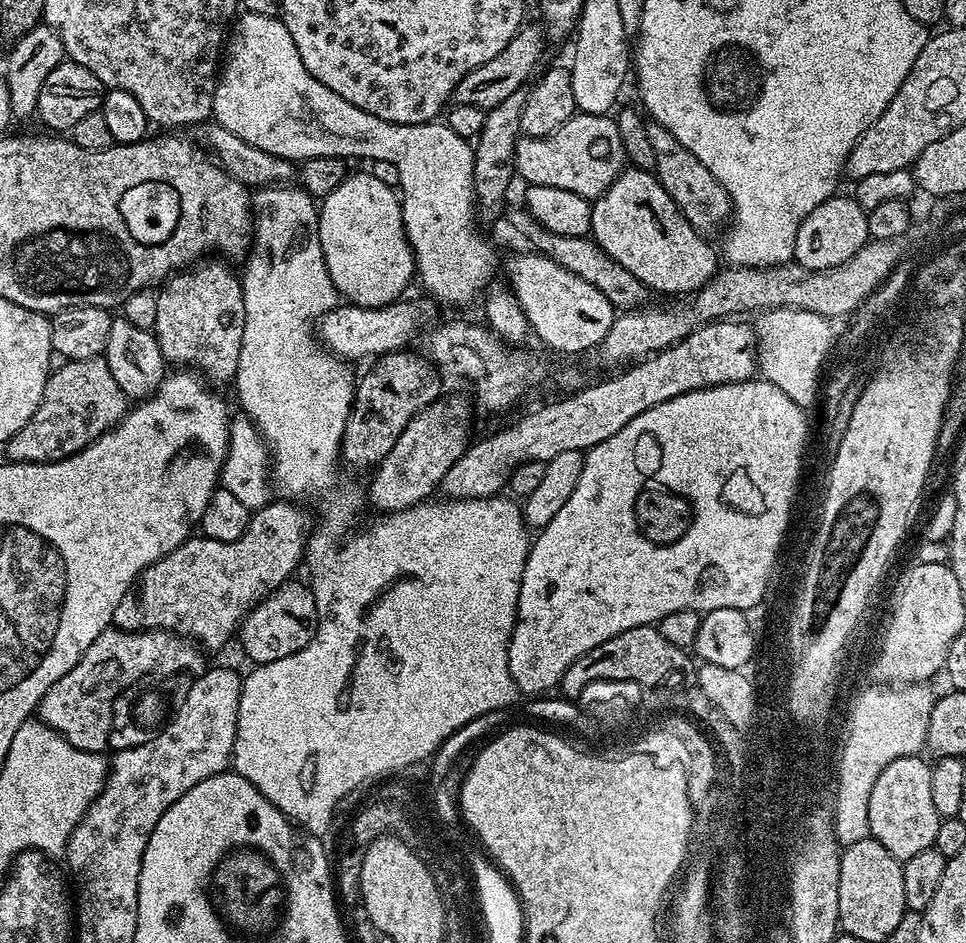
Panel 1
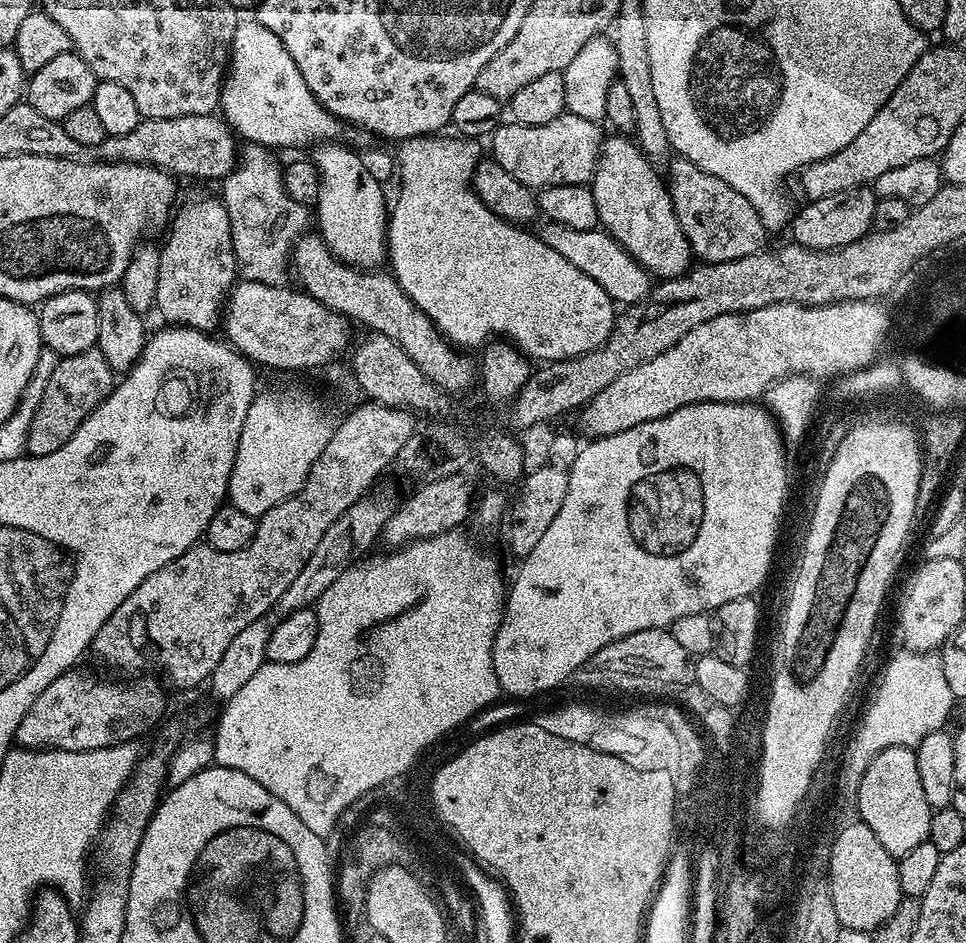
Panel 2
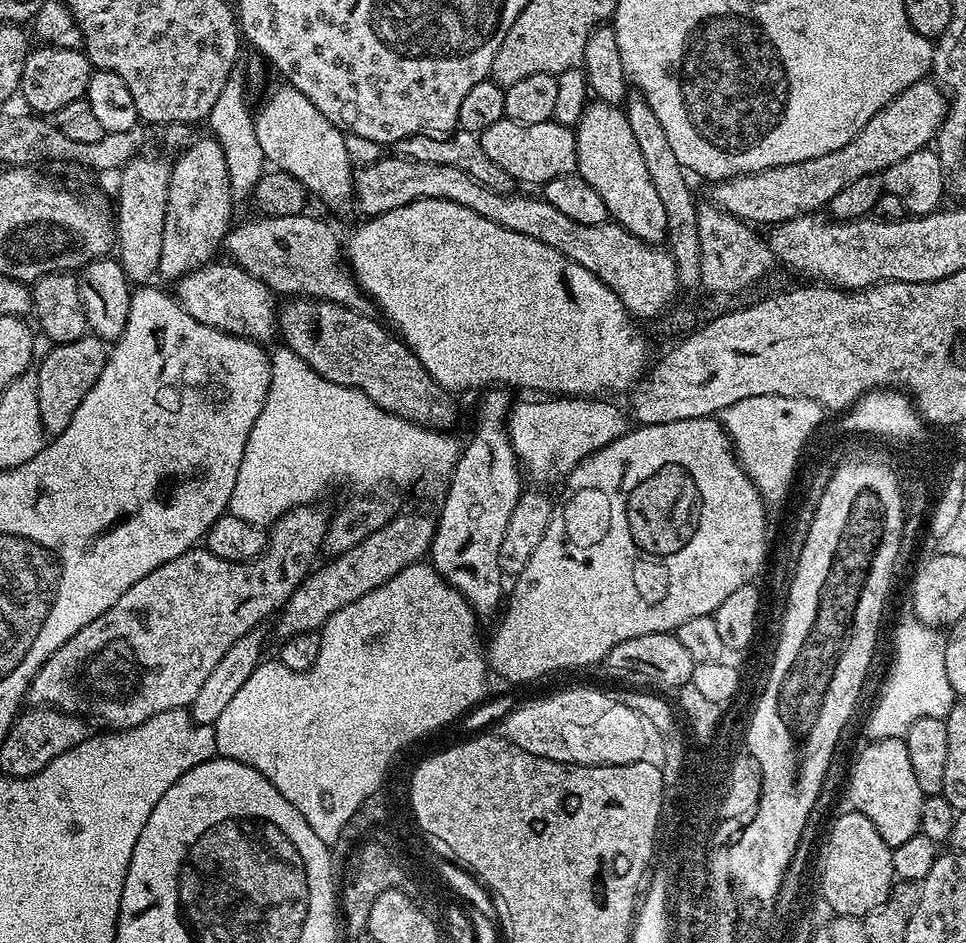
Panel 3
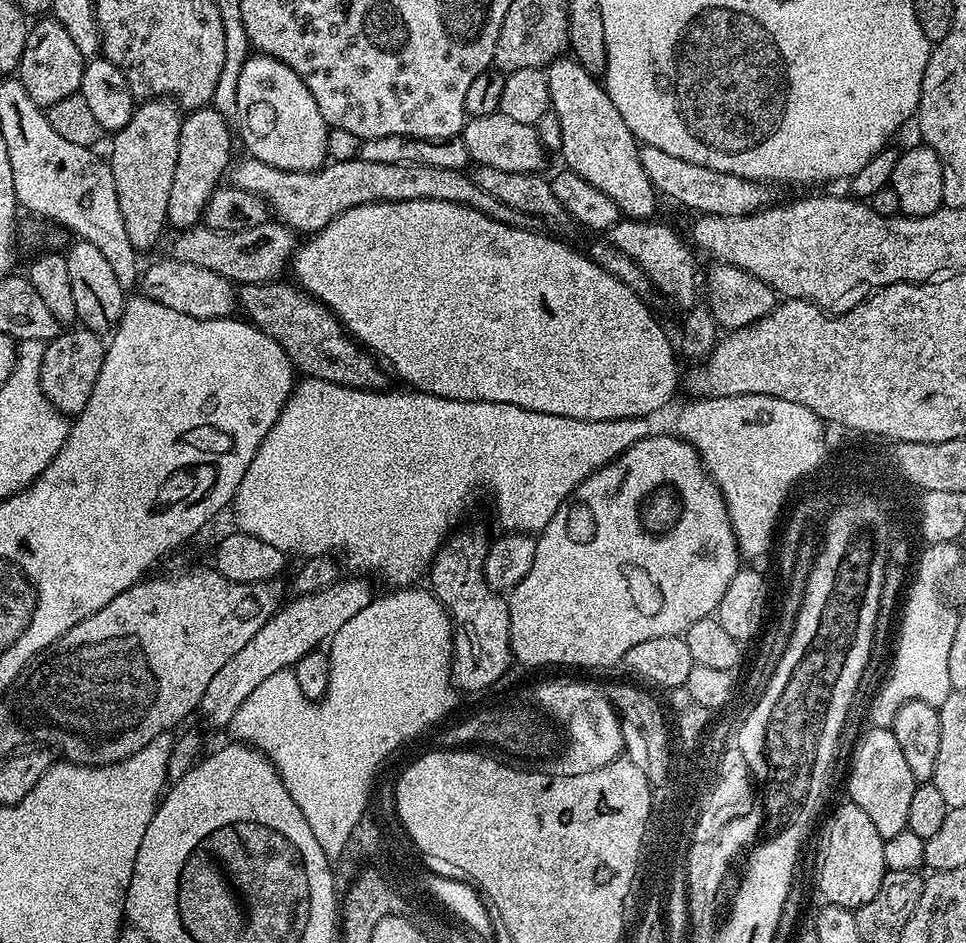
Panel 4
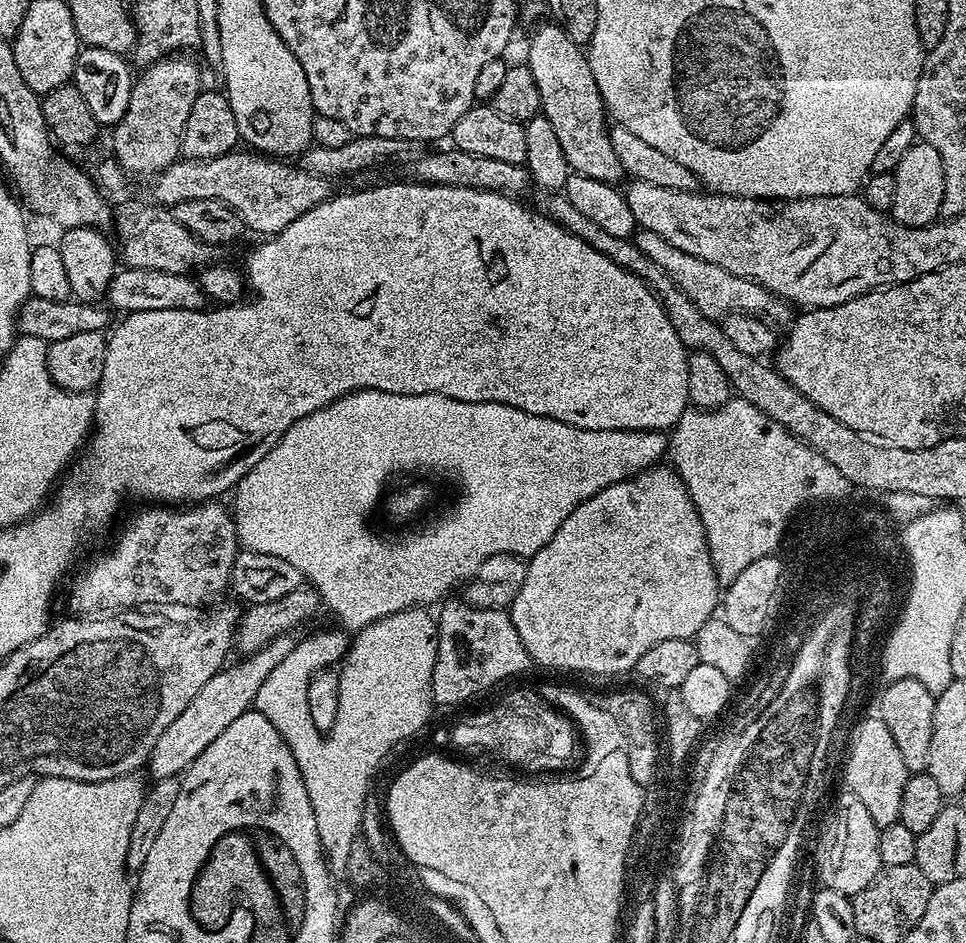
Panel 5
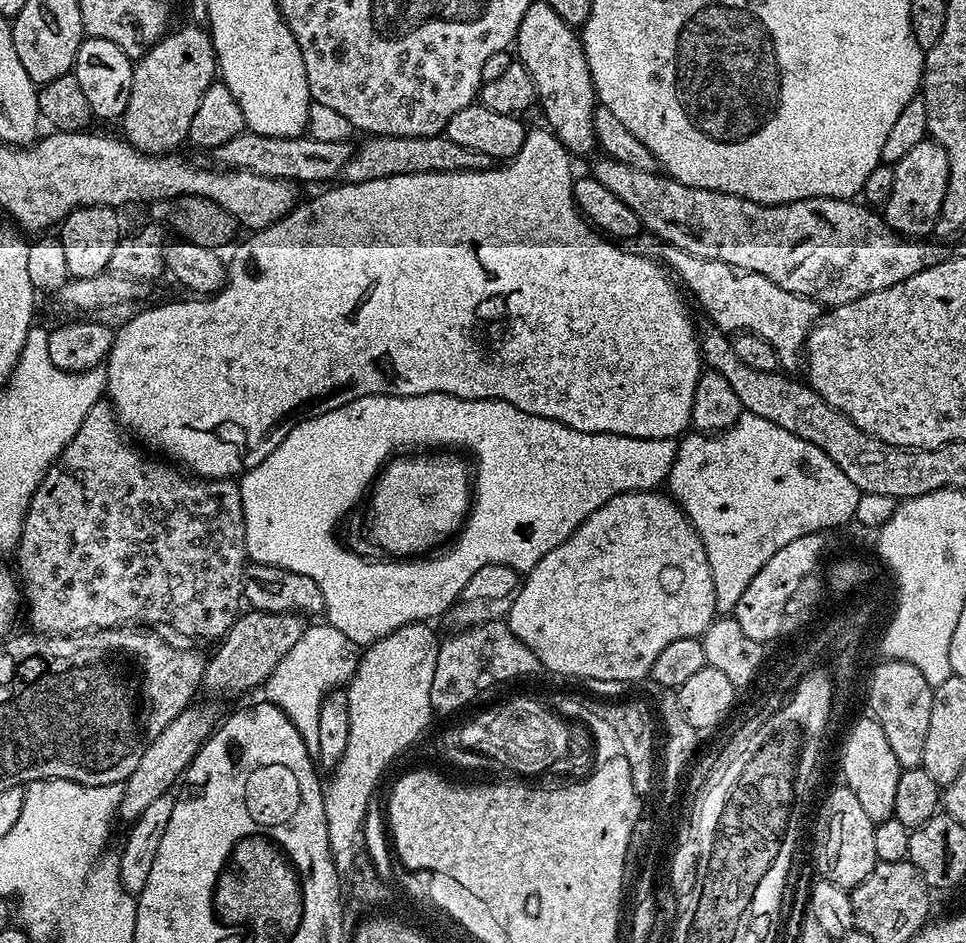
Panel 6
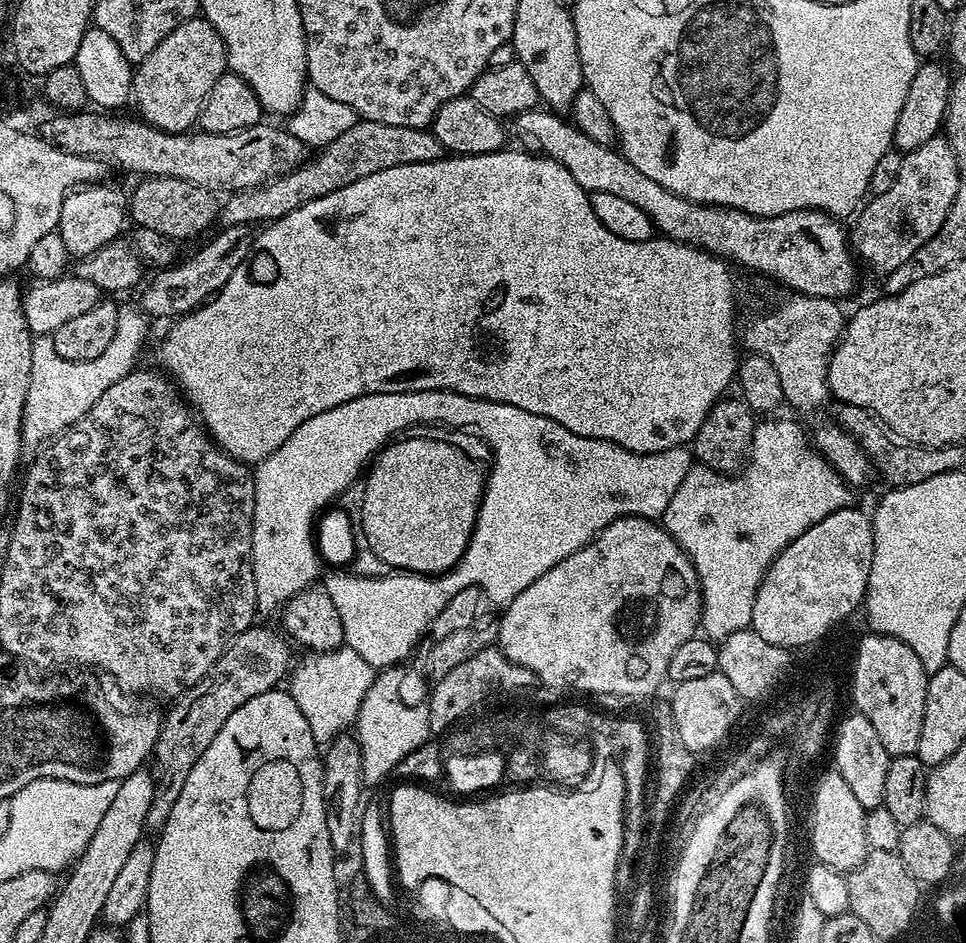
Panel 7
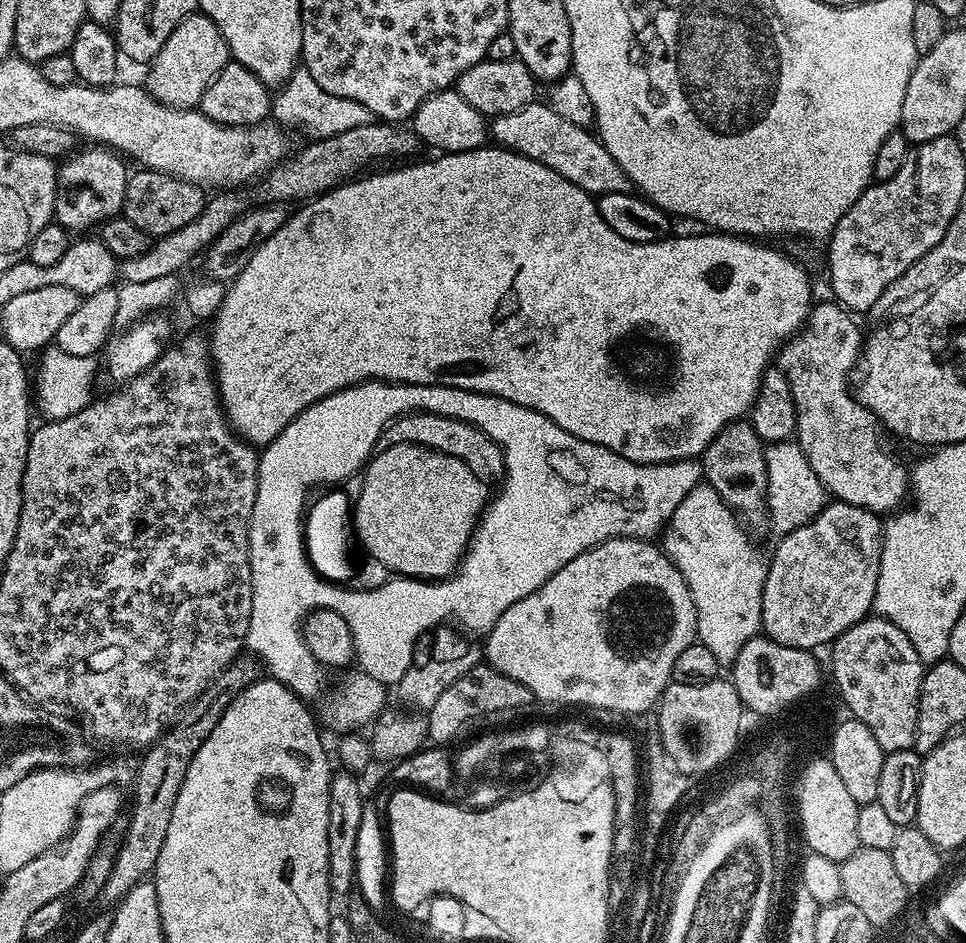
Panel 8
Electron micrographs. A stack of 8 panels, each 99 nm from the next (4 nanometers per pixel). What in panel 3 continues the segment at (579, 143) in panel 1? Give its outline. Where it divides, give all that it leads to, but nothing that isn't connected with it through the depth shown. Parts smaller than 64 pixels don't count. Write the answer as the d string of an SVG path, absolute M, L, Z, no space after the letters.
M507 118L494 122L494 126L486 126L486 130L478 133L482 142L482 150L493 162L498 162L506 174L512 176L513 181L524 184L536 184L543 186L554 178L570 176L576 172L576 133L571 127L558 124L554 119L546 122L534 122L533 124L519 124Z

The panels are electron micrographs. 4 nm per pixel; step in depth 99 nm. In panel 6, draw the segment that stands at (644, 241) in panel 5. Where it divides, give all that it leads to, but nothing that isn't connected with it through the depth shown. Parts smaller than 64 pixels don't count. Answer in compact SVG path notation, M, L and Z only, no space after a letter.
M661 243L659 247L659 259L680 275L679 283L688 287L689 294L700 303L701 310L708 315L705 317L715 328L722 329L725 334L750 332L762 338L774 350L779 367L785 373L795 373L799 364L801 367L808 335L822 315L821 305L805 296L790 294L790 290L782 290L782 286L770 282L770 278L762 274L735 268L726 262L698 258L686 250L678 250L673 244Z

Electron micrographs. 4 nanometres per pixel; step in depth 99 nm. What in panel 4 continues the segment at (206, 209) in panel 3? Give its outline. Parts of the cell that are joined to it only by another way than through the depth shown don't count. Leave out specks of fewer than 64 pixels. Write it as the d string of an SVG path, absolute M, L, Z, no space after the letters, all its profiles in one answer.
M211 106L206 108L193 108L191 111L187 113L181 119L180 122L180 137L178 138L178 162L174 166L174 186L170 186L170 202L168 203L168 224L172 226L196 226L201 223L202 217L204 215L204 207L208 204L208 199L210 198L210 194L216 188L221 187L222 181L220 180L223 178L225 179L226 176L226 169L233 163L234 155L232 156L232 138L234 142L234 136L232 136L228 130L228 124L226 121L225 113L219 112L217 108L213 108Z

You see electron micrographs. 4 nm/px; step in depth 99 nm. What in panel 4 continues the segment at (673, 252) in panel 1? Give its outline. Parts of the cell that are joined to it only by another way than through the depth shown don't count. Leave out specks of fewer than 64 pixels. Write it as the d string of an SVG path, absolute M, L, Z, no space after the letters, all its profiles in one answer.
M561 58L548 65L548 85L552 99L551 111L558 121L558 147L564 155L567 171L578 174L602 190L606 198L618 206L625 217L633 220L647 220L655 217L656 187L646 178L640 161L641 145L635 134L622 122L618 106L610 102L610 94L601 81L587 72L575 58Z

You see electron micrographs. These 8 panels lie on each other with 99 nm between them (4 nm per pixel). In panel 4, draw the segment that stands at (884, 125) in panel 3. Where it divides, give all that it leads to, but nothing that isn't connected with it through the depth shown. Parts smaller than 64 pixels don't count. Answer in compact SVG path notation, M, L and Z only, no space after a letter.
M643 145L640 150L642 170L646 170L646 178L656 187L661 197L669 196L676 204L684 208L693 208L693 213L701 216L745 216L758 212L773 203L771 183L762 180L747 180L734 174L726 174L722 170L710 170L710 166L694 166L694 162L686 162L683 158L674 158L671 154L662 154L658 146Z

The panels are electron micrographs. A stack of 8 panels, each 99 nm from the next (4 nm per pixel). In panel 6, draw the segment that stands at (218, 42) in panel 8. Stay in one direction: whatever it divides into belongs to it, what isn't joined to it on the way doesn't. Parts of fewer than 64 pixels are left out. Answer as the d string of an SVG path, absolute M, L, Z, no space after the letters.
M192 27L196 28L180 28L177 32L169 31L154 47L149 48L148 53L135 61L132 69L132 93L122 117L123 139L143 152L145 156L175 153L176 147L187 141L190 122L194 118L194 113L198 111L198 102L202 102L202 94L206 94L206 90L217 79L218 65L212 37L203 27Z

